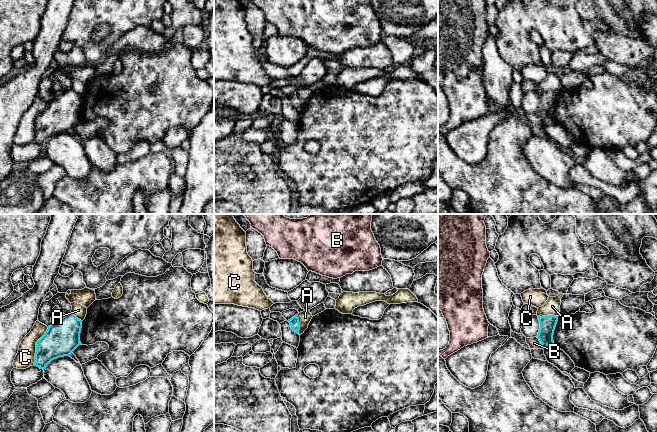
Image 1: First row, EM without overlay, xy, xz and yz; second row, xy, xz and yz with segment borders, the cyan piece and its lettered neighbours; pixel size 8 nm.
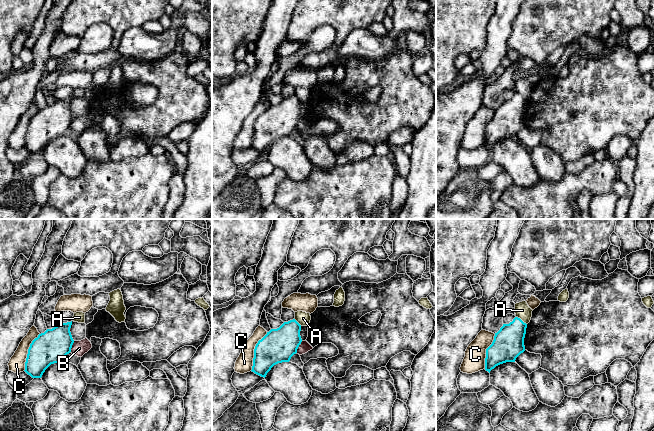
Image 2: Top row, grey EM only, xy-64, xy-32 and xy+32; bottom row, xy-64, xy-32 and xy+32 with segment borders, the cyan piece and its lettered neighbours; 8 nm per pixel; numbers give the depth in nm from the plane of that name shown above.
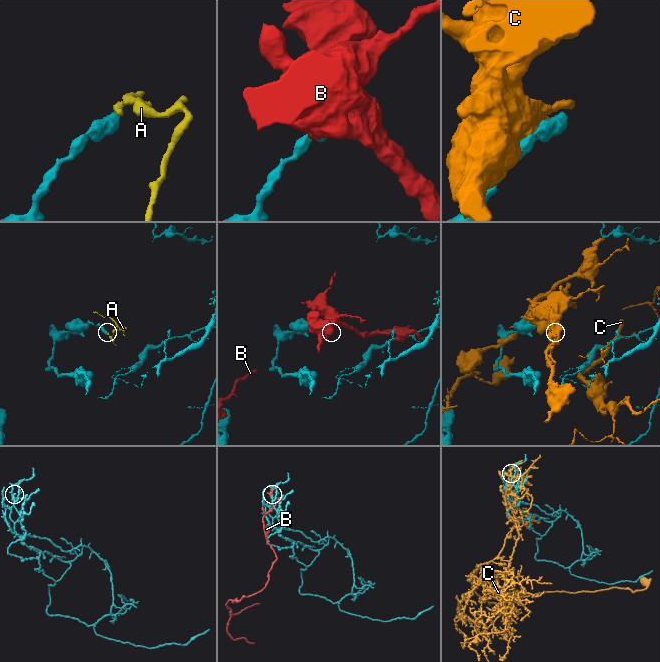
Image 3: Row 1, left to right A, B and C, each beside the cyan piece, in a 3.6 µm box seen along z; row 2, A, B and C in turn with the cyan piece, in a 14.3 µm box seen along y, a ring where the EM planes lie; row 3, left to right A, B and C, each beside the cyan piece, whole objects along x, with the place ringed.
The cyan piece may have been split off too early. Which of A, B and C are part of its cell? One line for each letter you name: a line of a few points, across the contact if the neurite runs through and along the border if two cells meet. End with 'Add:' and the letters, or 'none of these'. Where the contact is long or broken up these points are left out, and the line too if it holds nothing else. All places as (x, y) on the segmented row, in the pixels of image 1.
Add: none of these

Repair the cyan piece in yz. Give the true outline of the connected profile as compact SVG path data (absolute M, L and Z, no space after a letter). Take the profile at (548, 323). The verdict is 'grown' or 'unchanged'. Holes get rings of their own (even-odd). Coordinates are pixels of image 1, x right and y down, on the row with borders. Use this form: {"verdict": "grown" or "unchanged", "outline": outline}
{"verdict": "unchanged", "outline": "M547 315L538 317L540 329L537 338L542 344L542 349L554 348L556 345L553 341L554 330L558 321L558 316Z"}

